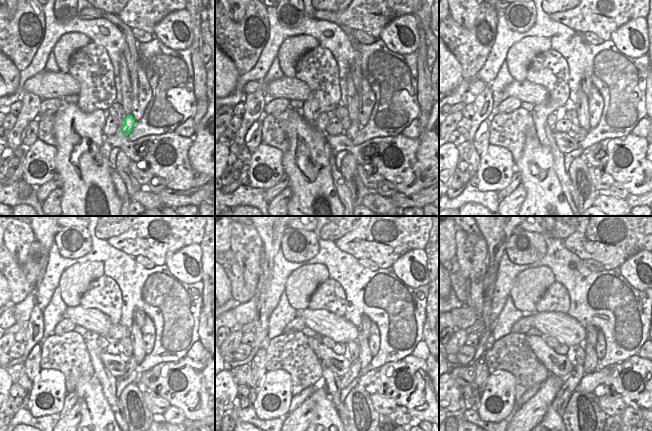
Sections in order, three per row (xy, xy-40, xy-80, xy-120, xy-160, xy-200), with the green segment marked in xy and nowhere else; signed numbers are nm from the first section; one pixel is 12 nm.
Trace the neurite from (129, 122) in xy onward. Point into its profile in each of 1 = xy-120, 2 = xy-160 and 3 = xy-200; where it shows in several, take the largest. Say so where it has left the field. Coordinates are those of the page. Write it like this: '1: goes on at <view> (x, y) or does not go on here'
1: goes on at xy-120 (131, 363)
2: goes on at xy-160 (353, 372)
3: goes on at xy-200 (572, 381)

